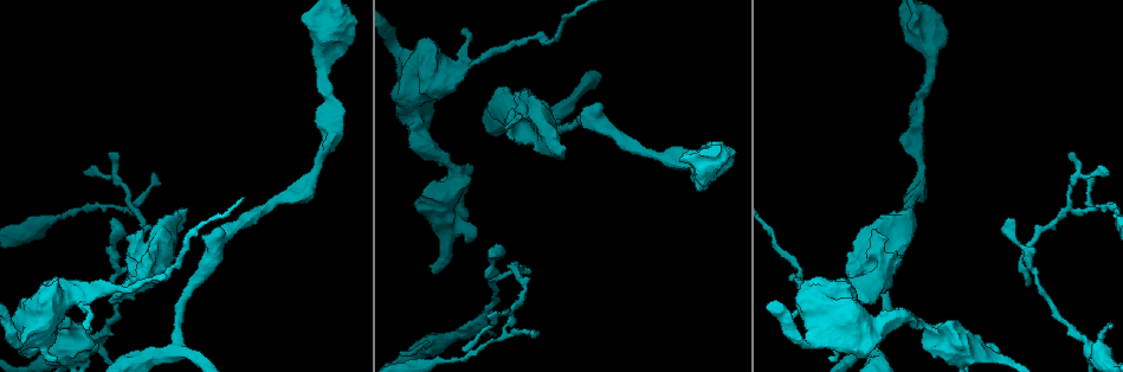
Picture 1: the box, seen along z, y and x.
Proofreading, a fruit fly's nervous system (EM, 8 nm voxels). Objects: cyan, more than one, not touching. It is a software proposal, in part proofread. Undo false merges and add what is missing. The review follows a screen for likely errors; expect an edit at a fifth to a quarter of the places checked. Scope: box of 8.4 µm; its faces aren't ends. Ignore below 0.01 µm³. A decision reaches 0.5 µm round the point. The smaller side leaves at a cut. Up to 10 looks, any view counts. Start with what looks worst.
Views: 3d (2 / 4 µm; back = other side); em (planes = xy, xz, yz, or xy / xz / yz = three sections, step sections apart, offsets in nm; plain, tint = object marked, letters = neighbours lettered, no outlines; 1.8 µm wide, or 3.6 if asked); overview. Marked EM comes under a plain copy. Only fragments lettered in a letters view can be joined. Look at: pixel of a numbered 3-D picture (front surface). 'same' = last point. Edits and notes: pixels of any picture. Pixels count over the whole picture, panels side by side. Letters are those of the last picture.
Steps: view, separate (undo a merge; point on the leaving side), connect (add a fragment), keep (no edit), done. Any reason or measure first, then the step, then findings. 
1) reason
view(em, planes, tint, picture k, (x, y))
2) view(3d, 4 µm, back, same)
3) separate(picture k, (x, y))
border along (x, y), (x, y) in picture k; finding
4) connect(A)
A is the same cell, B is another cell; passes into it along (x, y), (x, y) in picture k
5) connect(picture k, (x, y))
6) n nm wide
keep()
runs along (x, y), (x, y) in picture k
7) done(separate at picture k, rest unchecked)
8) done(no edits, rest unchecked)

branch point
view(em, planes, tint, picture 1, (511, 311))

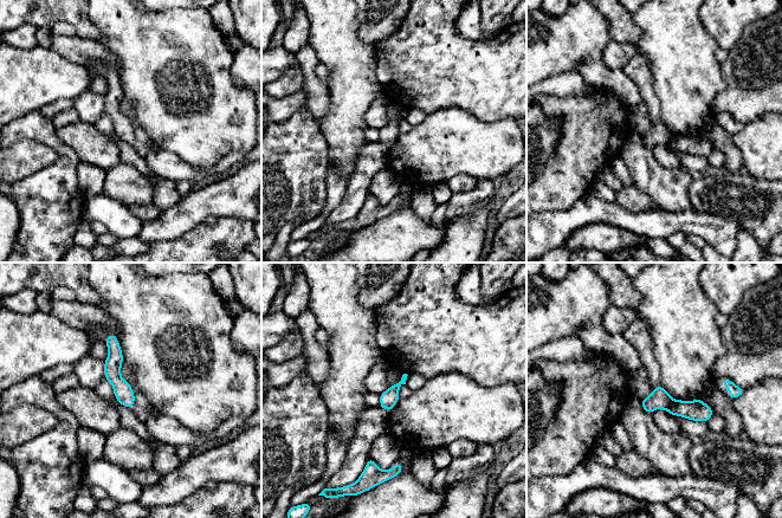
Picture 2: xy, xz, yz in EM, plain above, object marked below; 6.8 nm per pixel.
what lies round it
view(em, planes, letters, same)

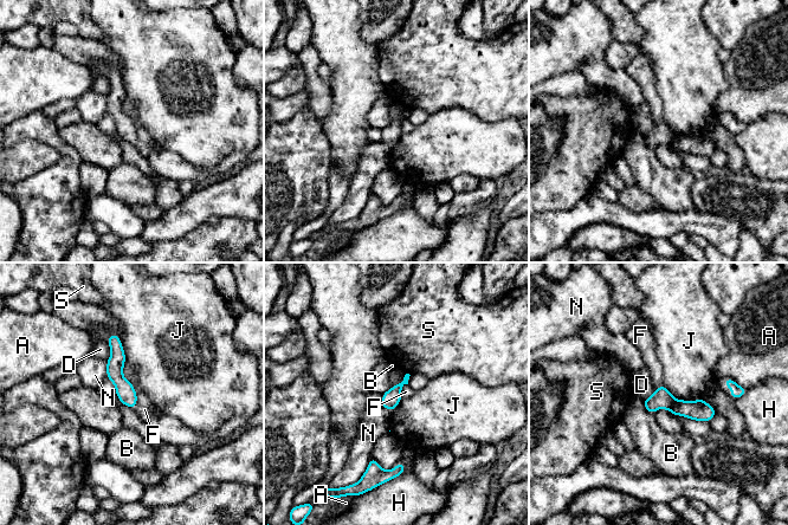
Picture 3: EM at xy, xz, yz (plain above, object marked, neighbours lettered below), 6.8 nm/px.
keep()
A, B, D, F, H, J, N and S are other cells; runs along (112, 337), (116, 377), (133, 403) in picture 3; one cell here

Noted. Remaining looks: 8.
stops while still wide
view(em, xy, step 16, letters, picture 1, (565, 151))

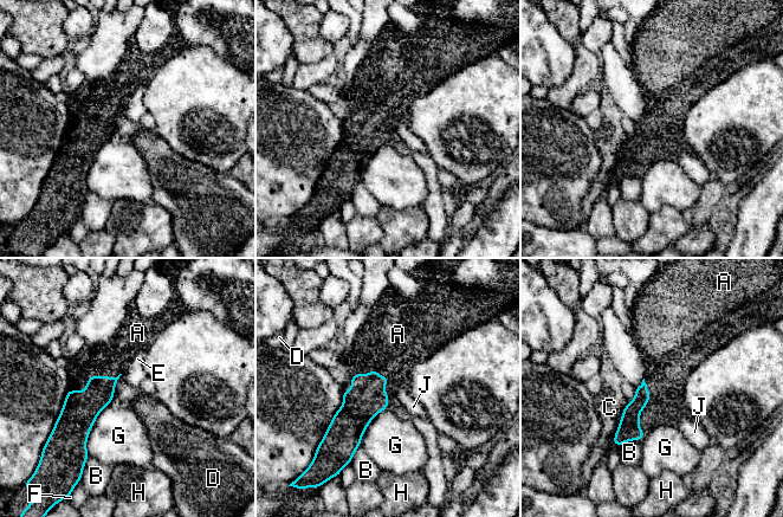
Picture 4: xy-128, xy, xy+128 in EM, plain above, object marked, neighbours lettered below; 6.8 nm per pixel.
connect(A)
A is the same cell, B, C, D, E, F, G, H and J are other cells; the cell continues

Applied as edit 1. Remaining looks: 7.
abrupt turn
view(em, planes, letters, picture 1, (20, 346))

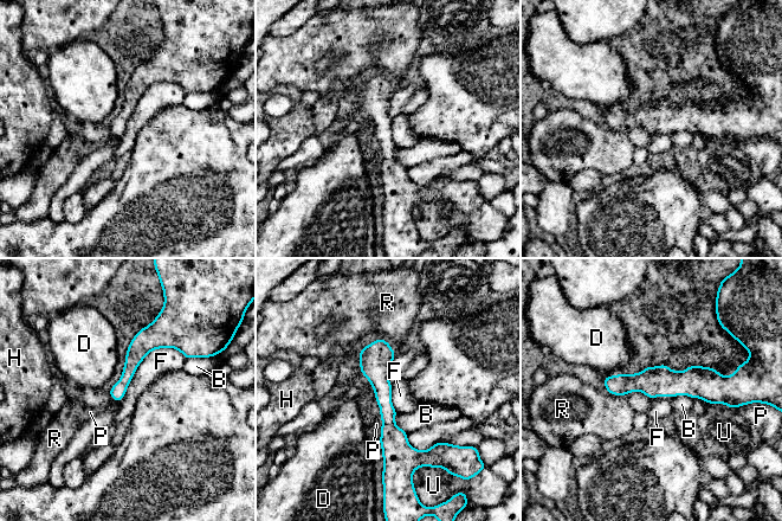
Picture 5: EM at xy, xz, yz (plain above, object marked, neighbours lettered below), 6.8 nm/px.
keep()
B, D, F, H, P, R and U are other cells; border along (183, 354), (153, 349), (120, 401) in picture 5; continuous, no second cell

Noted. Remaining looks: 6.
arms part here
view(em, 3.6 µm, planes, letters, picture 1, (458, 68))

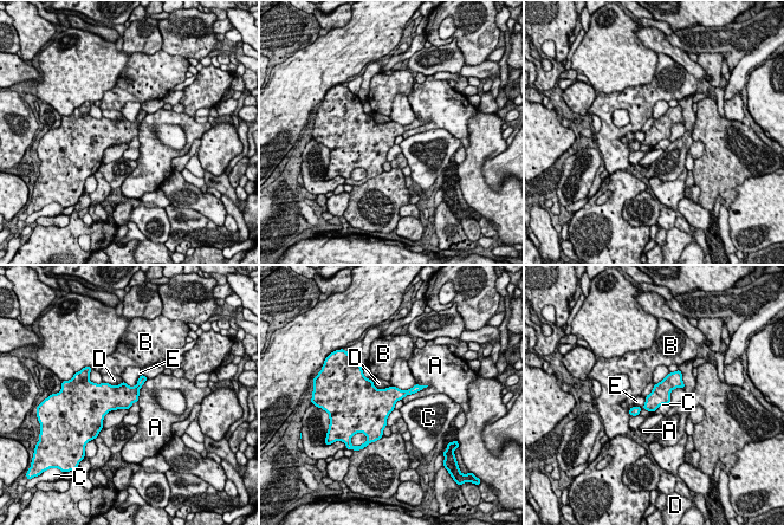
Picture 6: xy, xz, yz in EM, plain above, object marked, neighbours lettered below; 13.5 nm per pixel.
keep()
A, B, C, D and E are other cells; border along (371, 380), (377, 388), (392, 387) in picture 6; one cell here

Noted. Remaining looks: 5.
done(connect at picture 4, rest unchecked)

